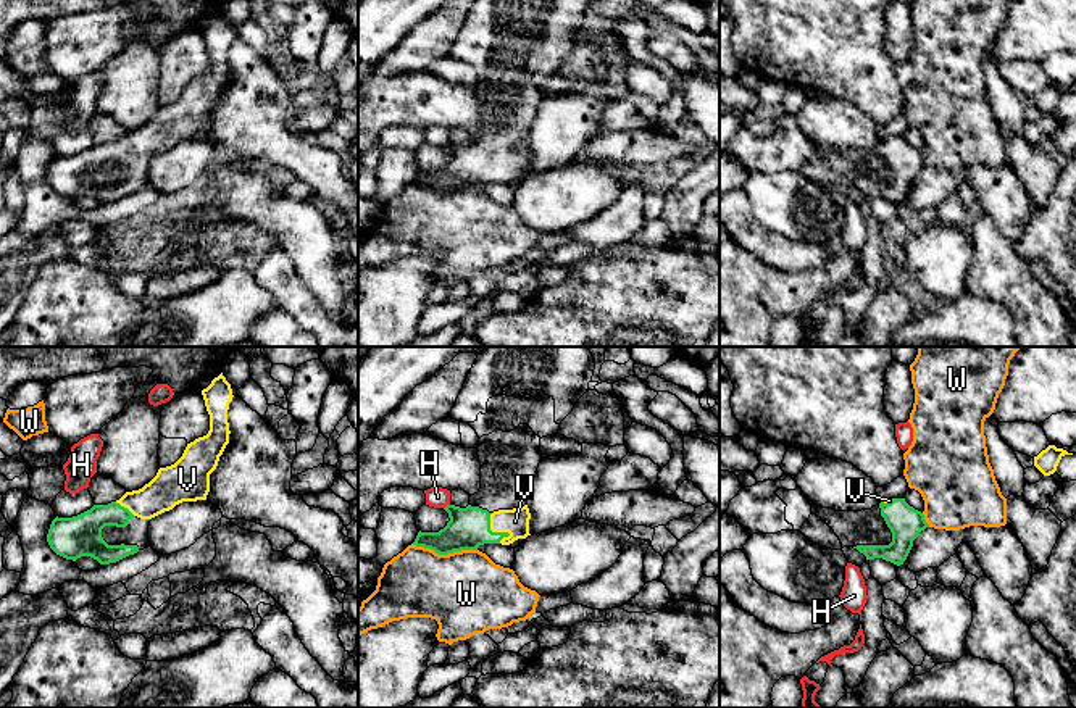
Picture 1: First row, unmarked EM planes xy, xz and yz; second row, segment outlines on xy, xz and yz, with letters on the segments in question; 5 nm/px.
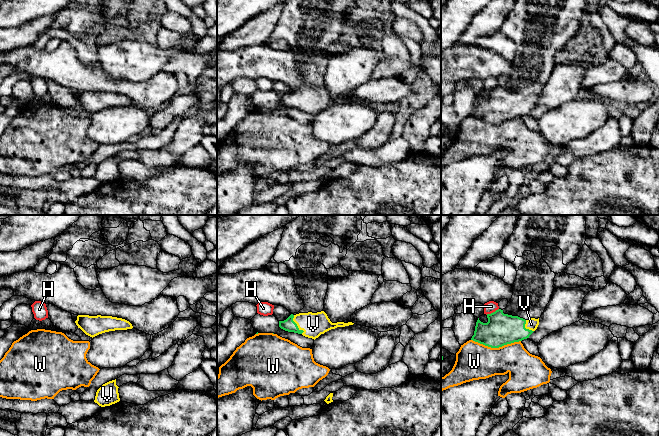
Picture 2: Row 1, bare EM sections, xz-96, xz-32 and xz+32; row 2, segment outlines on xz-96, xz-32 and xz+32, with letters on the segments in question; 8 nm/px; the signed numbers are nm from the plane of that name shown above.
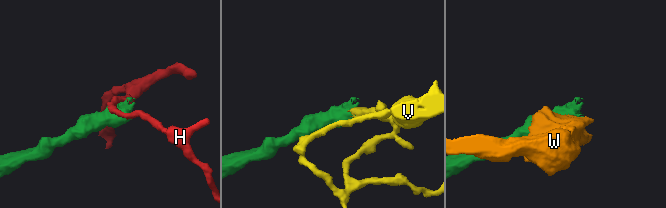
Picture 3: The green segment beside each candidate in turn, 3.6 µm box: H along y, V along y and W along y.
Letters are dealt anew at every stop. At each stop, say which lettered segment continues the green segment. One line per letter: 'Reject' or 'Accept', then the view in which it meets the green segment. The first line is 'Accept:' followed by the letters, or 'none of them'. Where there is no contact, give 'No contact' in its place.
Accept: V
H: Reject. Touches green in xz
V: Accept. Touches green in xz
W: Reject. Touches green in xz

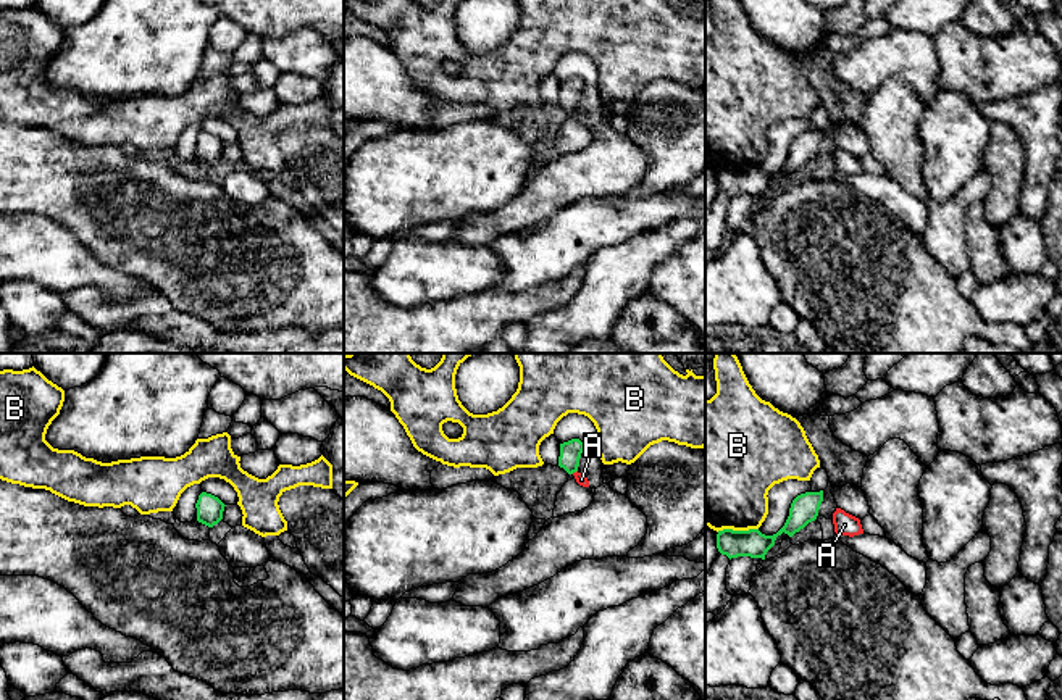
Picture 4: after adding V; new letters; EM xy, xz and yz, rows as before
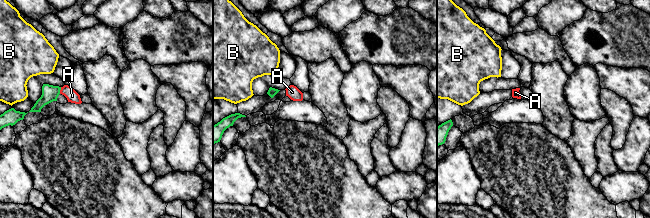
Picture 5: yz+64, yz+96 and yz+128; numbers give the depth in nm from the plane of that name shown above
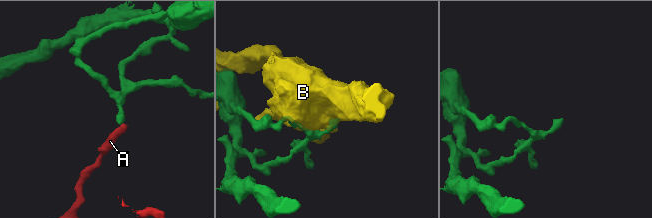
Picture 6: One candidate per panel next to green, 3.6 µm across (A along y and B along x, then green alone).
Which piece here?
Accept: none of them
A: Reject. Touches green in xz
B: Reject. Touches green in yz

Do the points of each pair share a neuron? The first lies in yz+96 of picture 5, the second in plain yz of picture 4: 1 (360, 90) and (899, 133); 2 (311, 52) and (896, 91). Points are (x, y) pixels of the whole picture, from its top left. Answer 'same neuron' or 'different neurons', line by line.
1: different neurons
2: different neurons

